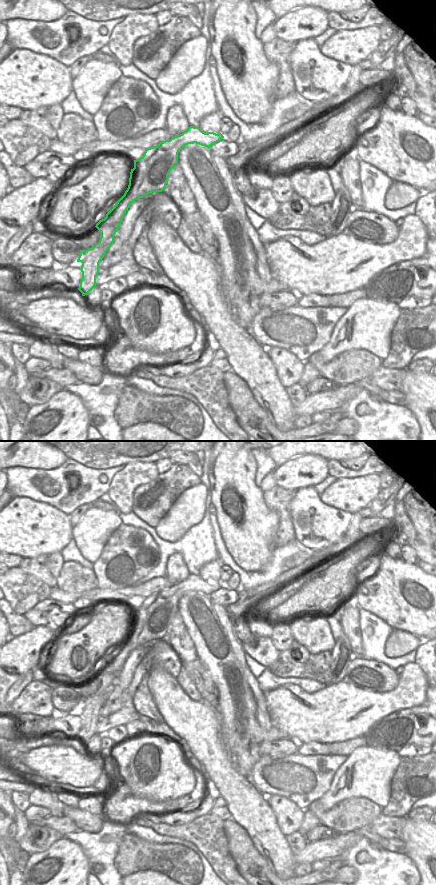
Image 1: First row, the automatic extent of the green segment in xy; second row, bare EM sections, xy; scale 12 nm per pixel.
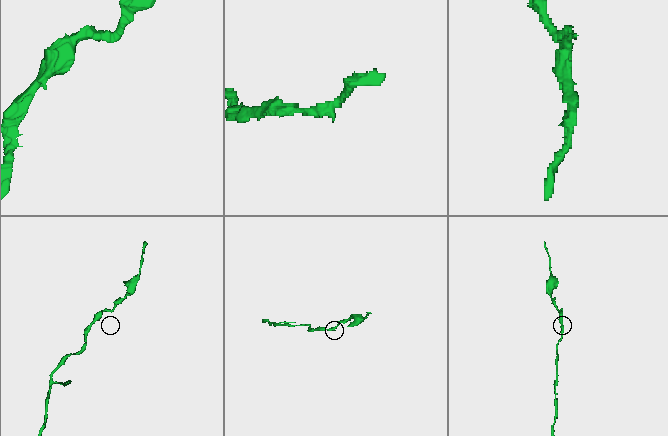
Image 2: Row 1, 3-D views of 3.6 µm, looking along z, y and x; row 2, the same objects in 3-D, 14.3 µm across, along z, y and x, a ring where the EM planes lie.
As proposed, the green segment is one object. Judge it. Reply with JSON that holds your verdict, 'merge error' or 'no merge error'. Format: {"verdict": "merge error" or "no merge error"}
{"verdict": "no merge error"}

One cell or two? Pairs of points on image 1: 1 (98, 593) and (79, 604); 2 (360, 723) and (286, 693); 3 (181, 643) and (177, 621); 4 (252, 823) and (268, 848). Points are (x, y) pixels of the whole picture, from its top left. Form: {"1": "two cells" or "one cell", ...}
{"1": "two cells", "2": "one cell", "3": "one cell", "4": "one cell"}

